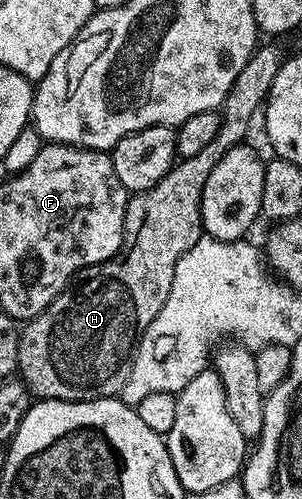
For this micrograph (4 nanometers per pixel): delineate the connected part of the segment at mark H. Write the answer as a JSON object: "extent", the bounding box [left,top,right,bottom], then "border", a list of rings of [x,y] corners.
{"extent":[18,44,284,402],"border":[[[262,44],[255,49],[248,64],[240,68],[240,76],[236,76],[226,101],[220,107],[222,123],[216,136],[212,136],[212,140],[204,144],[196,156],[175,161],[174,167],[166,173],[164,180],[160,180],[160,184],[137,191],[126,206],[126,234],[122,237],[122,247],[108,261],[91,266],[60,296],[56,296],[56,300],[52,300],[52,304],[48,304],[40,316],[31,318],[21,327],[18,374],[35,399],[87,402],[121,395],[132,372],[140,332],[146,330],[164,308],[168,292],[172,292],[172,276],[180,256],[184,256],[184,252],[188,252],[188,248],[192,248],[192,244],[204,236],[200,200],[204,196],[208,175],[212,173],[212,168],[216,168],[216,164],[220,164],[220,160],[224,160],[224,152],[247,141],[250,121],[257,110],[259,113],[263,109],[272,80],[276,80],[276,72],[280,72],[283,61],[284,53],[278,46]]]}

